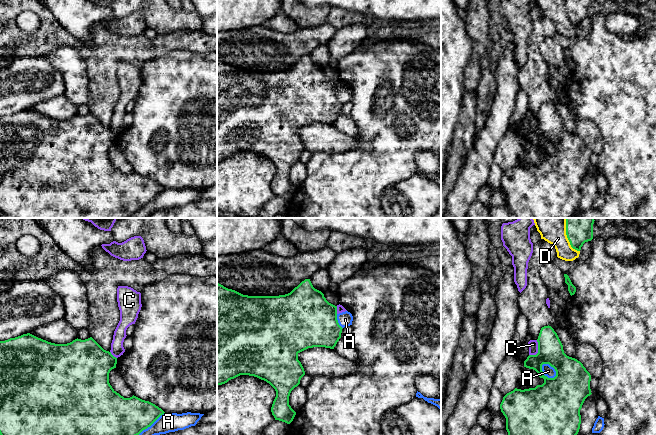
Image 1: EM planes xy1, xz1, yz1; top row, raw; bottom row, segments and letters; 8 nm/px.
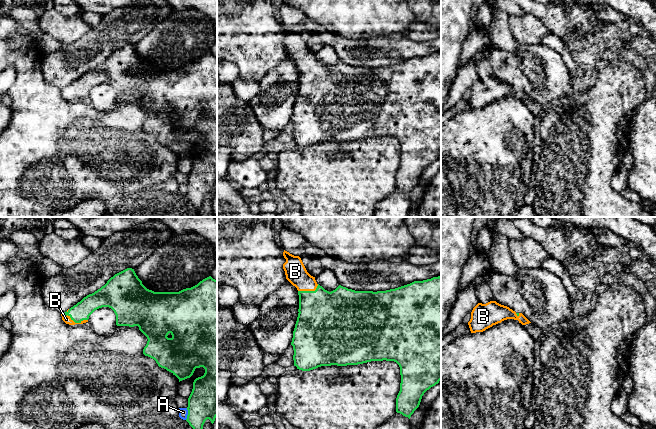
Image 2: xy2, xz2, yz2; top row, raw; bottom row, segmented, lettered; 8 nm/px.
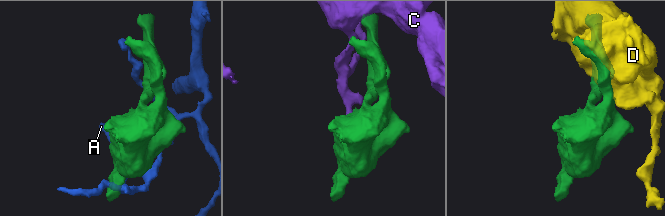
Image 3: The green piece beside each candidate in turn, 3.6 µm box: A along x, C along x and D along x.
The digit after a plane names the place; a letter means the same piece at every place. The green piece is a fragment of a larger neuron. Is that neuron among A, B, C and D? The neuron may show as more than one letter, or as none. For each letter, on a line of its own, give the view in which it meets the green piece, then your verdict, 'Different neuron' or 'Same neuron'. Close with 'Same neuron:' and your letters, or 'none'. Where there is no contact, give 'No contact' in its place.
A: Touches green in yz1. Different neuron
B: Touches green in xy2. Same neuron
C: Touches green in yz1. Different neuron
D: Touches green in yz1. Different neuron
Same neuron: B

